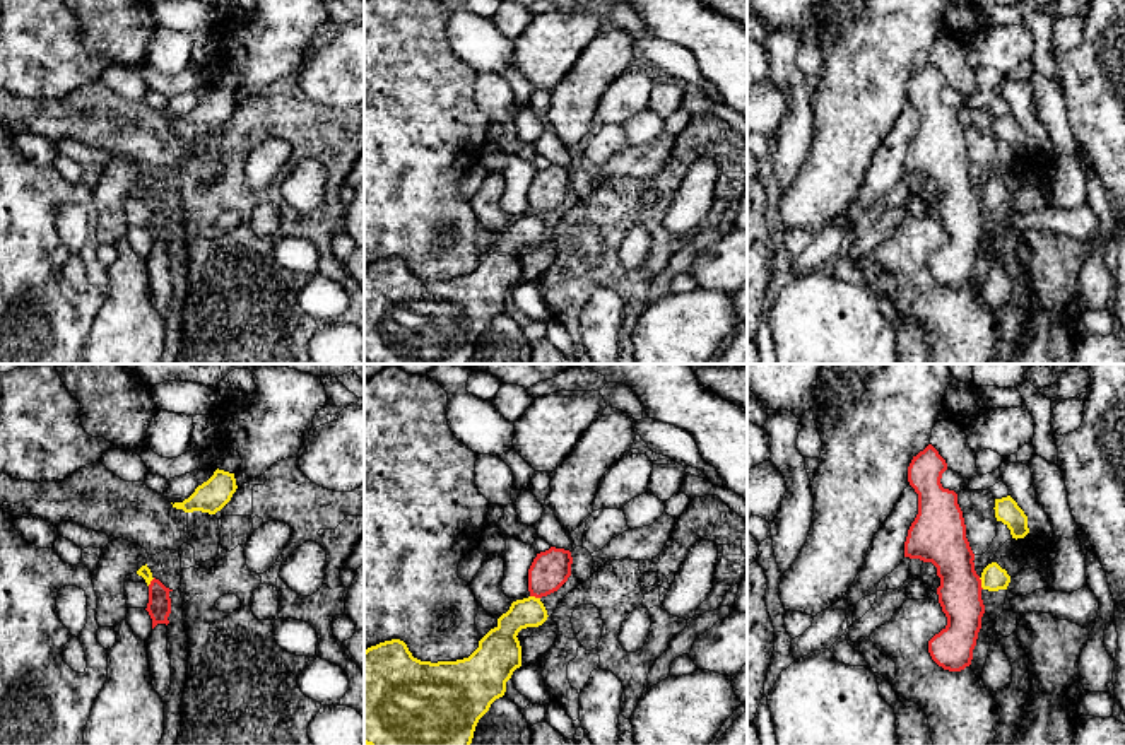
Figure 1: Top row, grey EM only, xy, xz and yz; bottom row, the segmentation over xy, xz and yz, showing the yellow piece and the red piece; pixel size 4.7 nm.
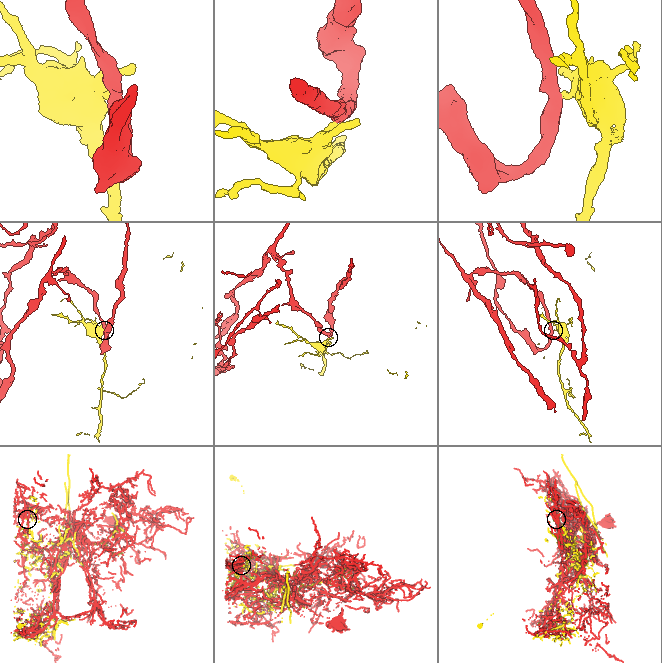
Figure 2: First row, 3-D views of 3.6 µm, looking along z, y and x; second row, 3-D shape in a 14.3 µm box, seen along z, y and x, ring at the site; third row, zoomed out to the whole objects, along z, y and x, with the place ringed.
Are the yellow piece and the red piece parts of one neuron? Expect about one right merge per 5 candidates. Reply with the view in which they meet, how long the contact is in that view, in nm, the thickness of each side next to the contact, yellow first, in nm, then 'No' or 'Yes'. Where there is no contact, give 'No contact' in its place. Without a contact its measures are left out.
Touches yellow in yz. Shared border 60 nm. Thickness 120 nm (yellow) against 200 nm. No

